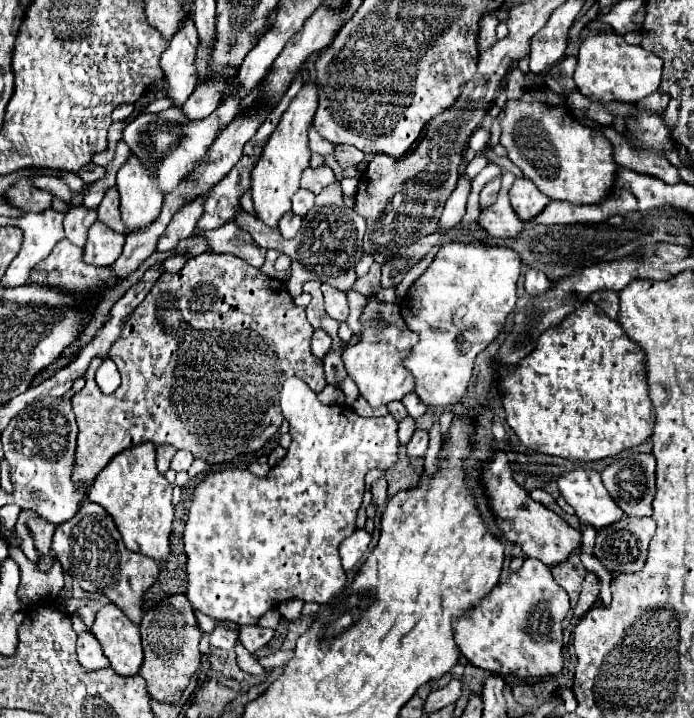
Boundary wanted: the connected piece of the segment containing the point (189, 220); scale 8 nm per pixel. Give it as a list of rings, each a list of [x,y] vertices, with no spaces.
[[[196,198],[194,202],[182,206],[182,210],[178,210],[174,214],[166,232],[158,240],[156,252],[168,252],[168,250],[176,248],[178,242],[186,240],[194,230],[194,222],[198,222],[198,214],[202,214],[202,198]]]

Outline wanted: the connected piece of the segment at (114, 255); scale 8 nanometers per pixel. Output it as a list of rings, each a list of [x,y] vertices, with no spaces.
[[[100,220],[94,222],[94,226],[90,226],[90,230],[88,230],[88,240],[84,246],[82,260],[92,266],[112,266],[118,260],[118,256],[122,254],[124,238],[126,236],[114,234]]]

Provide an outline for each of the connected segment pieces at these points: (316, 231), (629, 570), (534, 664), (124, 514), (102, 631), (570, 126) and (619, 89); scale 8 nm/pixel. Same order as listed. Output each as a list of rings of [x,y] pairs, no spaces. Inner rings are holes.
[[[338,182],[326,186],[316,196],[314,208],[302,218],[302,230],[292,240],[282,238],[282,234],[278,234],[278,228],[274,228],[274,230],[266,228],[262,220],[246,214],[244,210],[242,210],[242,214],[238,214],[238,226],[248,230],[262,248],[276,248],[292,258],[292,276],[286,282],[286,288],[294,298],[302,294],[304,282],[316,280],[316,282],[334,284],[334,278],[336,278],[334,268],[350,268],[350,284],[352,284],[352,280],[356,280],[354,266],[362,258],[362,236],[364,236],[366,222],[362,222],[362,218],[358,218],[358,214],[342,202],[342,190],[340,190]]]
[[[624,516],[614,526],[598,532],[594,554],[608,570],[618,574],[634,574],[642,570],[648,558],[648,544],[654,532],[656,522],[652,518]]]
[[[526,558],[518,572],[512,572],[506,580],[498,582],[494,590],[490,590],[476,606],[472,606],[466,614],[452,620],[454,642],[460,654],[476,668],[484,668],[492,674],[502,678],[516,676],[516,678],[544,678],[558,674],[562,670],[562,620],[570,610],[568,594],[562,590],[552,574],[550,568],[534,558]]]
[[[144,442],[116,454],[108,466],[98,472],[96,480],[90,486],[88,500],[100,504],[112,518],[122,534],[122,540],[128,550],[140,552],[152,560],[166,560],[170,554],[170,530],[174,520],[172,508],[172,486],[154,466],[156,448],[152,442]]]
[[[106,604],[96,612],[94,624],[90,626],[90,632],[94,634],[94,638],[100,642],[106,658],[110,660],[110,668],[120,674],[120,676],[134,676],[138,674],[138,666],[142,664],[142,646],[140,646],[140,632],[138,632],[138,624],[130,622],[126,618],[126,614],[122,614],[122,610],[118,610],[118,606],[114,604]]]
[[[530,90],[520,100],[506,102],[500,126],[500,144],[508,150],[508,158],[548,198],[582,206],[600,204],[612,194],[618,172],[612,144],[598,130],[570,118],[562,96],[552,90]]]
[[[596,34],[588,36],[578,54],[578,66],[574,72],[574,80],[578,90],[598,102],[640,102],[648,94],[656,92],[660,86],[660,76],[662,76],[662,60],[642,46],[632,46],[626,44],[626,40],[618,34]]]

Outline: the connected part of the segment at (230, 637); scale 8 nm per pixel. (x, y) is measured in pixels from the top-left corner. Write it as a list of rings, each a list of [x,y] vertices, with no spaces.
[[[218,624],[218,626],[214,628],[212,636],[210,636],[210,644],[212,644],[214,648],[226,648],[226,650],[228,650],[228,648],[234,648],[236,640],[238,640],[238,630],[228,628],[228,626],[224,626],[224,624]]]

